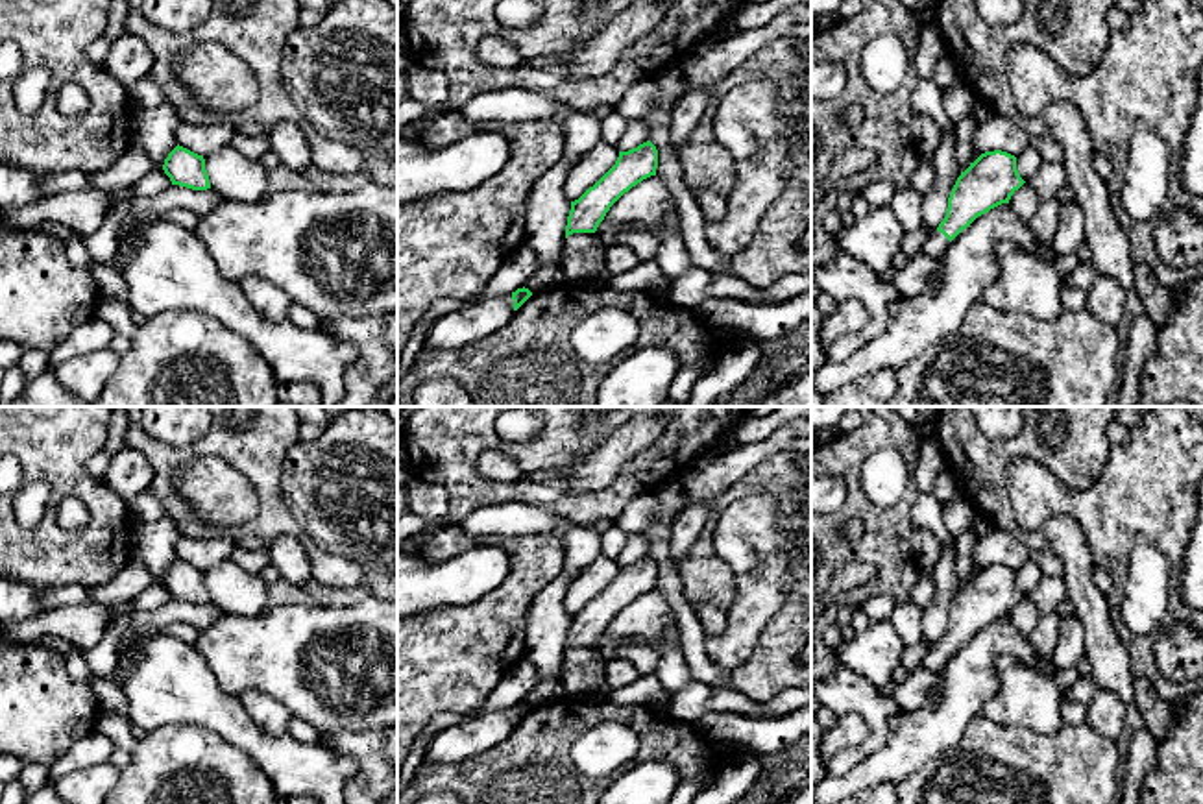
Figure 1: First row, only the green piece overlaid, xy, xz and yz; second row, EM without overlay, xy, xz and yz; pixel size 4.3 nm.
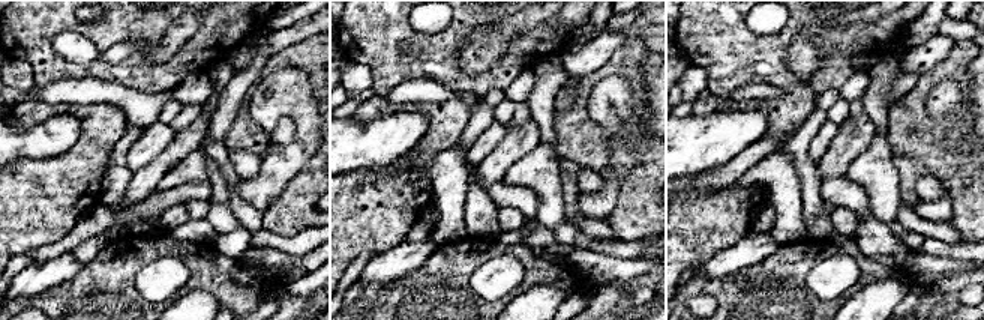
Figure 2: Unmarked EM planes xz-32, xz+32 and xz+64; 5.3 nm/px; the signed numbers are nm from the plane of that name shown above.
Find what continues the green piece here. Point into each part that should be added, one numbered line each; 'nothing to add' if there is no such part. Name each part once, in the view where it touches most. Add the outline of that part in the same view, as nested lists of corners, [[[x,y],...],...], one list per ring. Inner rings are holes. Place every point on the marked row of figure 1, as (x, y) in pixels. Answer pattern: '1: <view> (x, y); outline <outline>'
1: yz (935, 244); outline [[[933,229],[924,242],[920,253],[930,257],[941,257],[950,246],[950,240],[937,229]]]

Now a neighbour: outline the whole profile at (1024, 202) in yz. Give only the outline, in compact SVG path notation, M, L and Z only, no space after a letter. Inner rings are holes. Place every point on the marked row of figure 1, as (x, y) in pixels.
M1024 183L1009 200L1009 207L1020 216L1020 220L1029 222L1037 209L1040 207L1040 200L1035 190Z

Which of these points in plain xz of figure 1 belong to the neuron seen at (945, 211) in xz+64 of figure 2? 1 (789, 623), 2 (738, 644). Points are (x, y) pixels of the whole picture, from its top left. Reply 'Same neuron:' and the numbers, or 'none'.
Same neuron: 2

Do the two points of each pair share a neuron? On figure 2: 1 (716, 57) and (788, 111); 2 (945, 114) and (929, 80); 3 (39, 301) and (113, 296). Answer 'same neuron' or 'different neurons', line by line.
1: different neurons
2: different neurons
3: same neuron

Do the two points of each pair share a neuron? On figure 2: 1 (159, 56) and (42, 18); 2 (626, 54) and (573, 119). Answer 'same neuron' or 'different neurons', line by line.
1: different neurons
2: same neuron

